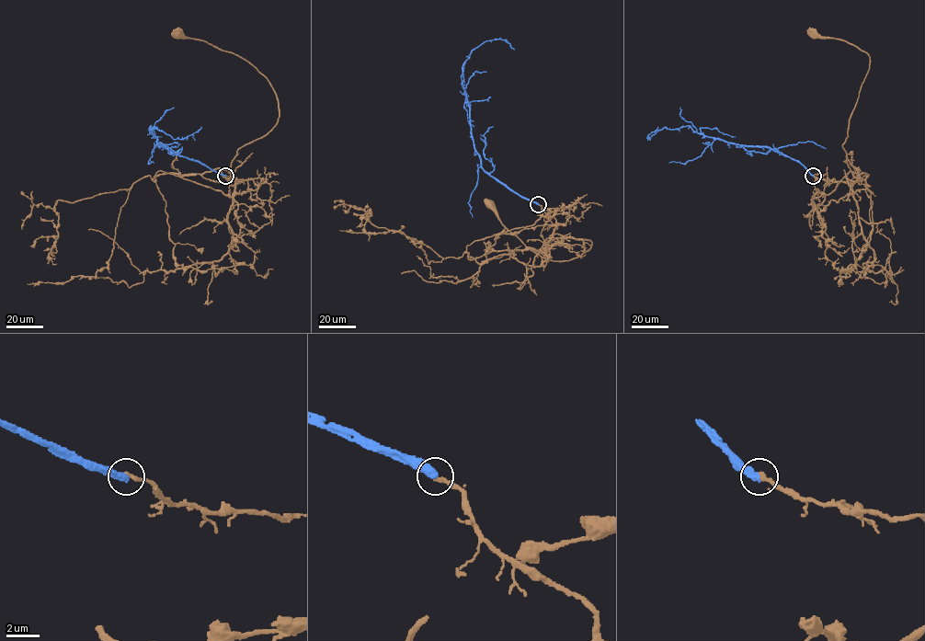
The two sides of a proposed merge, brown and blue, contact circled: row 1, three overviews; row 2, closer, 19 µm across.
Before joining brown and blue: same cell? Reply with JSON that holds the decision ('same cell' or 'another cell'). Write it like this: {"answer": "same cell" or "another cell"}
{"answer": "another cell"}

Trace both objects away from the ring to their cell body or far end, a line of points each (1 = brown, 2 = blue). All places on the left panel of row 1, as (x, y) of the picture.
1: (225, 176), (244, 180), (232, 178), (231, 163), (277, 122), (275, 91), (239, 56), (177, 33)
2: (225, 176), (173, 154), (149, 130), (157, 127), (174, 139), (184, 139), (200, 126)

